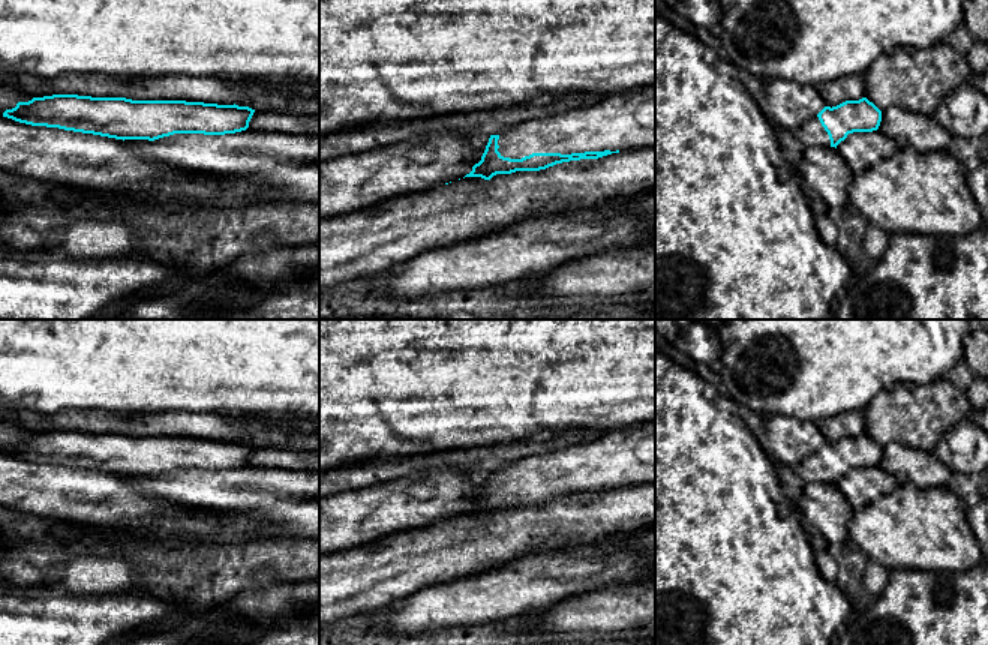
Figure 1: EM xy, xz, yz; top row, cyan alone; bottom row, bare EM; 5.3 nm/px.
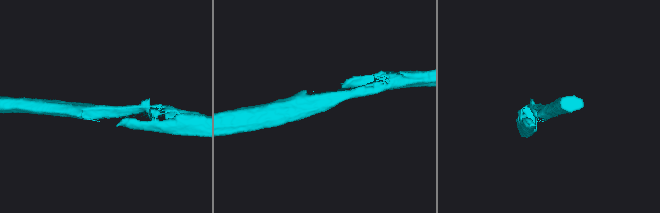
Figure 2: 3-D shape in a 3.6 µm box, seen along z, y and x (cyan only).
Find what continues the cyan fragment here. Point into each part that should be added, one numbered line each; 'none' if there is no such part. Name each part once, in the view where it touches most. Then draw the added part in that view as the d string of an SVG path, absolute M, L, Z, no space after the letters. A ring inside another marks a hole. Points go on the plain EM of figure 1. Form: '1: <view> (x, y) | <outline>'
1: xz (621, 458) | M655 420L606 430L597 441L523 458L498 476L504 494L624 488L655 482Z

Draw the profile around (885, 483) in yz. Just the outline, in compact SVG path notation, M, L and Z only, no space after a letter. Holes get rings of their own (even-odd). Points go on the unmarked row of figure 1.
M879 465L873 468L853 468L837 482L853 510L876 501L882 495L888 495L900 484L889 472Z

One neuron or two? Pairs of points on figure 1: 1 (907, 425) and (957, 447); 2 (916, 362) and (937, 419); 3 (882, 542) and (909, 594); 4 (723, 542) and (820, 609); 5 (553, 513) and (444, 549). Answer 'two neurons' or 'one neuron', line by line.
1: two neurons
2: two neurons
3: two neurons
4: one neuron
5: one neuron

